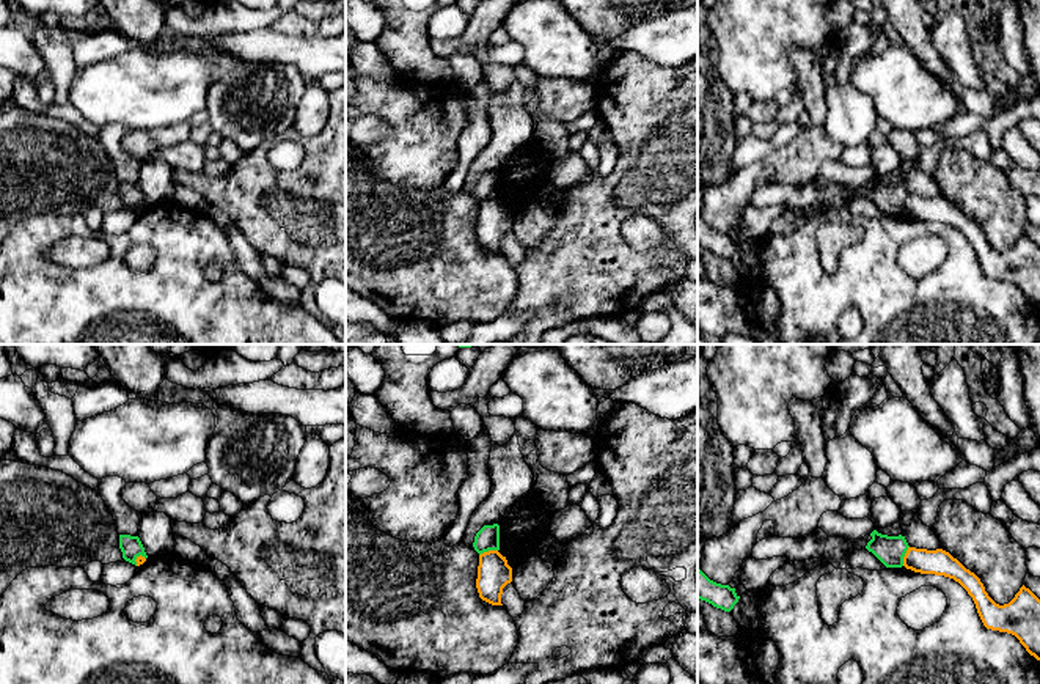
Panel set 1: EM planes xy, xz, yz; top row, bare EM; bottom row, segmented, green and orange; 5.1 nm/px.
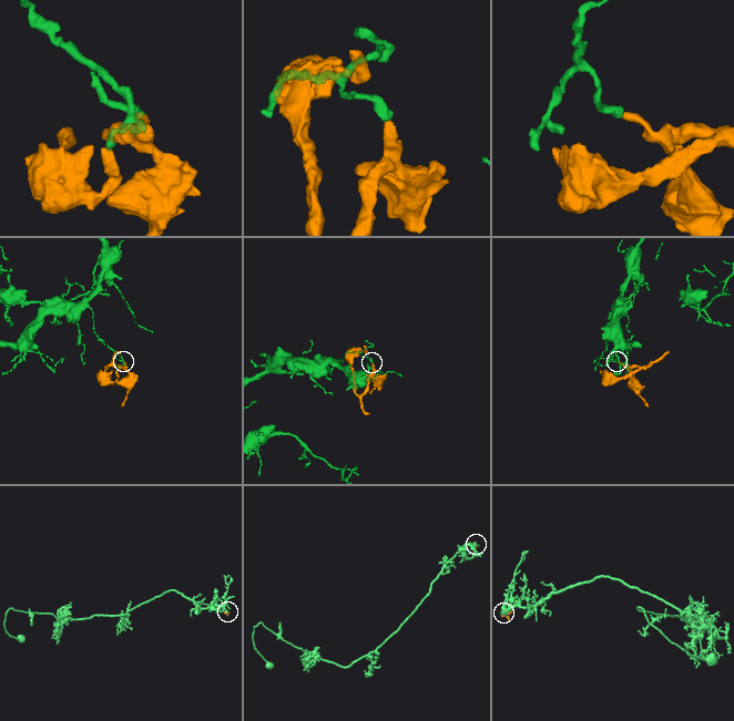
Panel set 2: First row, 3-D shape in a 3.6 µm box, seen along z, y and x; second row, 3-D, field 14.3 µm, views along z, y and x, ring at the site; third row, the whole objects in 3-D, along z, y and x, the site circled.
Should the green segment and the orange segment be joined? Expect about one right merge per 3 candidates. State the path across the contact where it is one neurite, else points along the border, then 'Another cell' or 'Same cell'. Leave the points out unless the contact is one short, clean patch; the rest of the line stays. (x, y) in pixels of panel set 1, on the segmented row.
Boundary: yz (908, 546), (902, 565). Another cell

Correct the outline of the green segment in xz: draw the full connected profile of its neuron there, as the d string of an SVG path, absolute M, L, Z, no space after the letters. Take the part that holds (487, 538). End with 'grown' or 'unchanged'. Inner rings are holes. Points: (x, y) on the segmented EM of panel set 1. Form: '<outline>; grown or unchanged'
M484 525L476 533L473 547L479 555L489 550L500 550L500 525Z; unchanged

